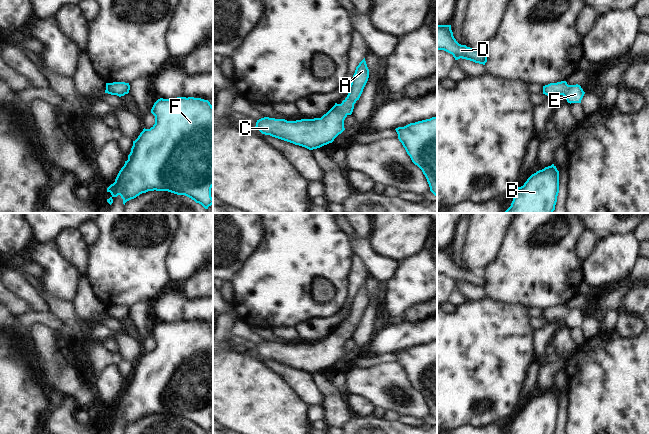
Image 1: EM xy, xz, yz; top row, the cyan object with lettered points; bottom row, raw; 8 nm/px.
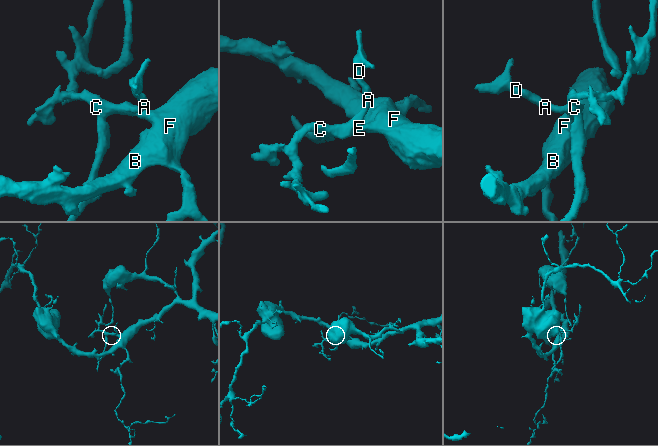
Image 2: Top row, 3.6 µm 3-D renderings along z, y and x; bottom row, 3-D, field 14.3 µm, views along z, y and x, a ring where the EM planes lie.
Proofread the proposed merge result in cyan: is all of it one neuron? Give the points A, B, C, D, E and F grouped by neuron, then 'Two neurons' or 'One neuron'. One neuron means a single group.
Groups: A B C D E F. One neuron.

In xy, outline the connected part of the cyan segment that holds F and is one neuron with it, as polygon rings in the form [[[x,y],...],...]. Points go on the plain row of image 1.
[[[177,321],[158,323],[151,337],[155,340],[155,348],[150,353],[143,353],[133,365],[128,384],[119,395],[115,406],[107,412],[111,421],[107,426],[111,429],[113,421],[121,420],[123,428],[148,415],[168,415],[177,419],[185,419],[205,433],[213,428],[211,412],[213,411],[213,330],[208,324],[194,321]]]

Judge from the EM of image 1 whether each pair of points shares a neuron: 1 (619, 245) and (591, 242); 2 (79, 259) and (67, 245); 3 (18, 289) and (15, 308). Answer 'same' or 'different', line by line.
1: different
2: same
3: different

